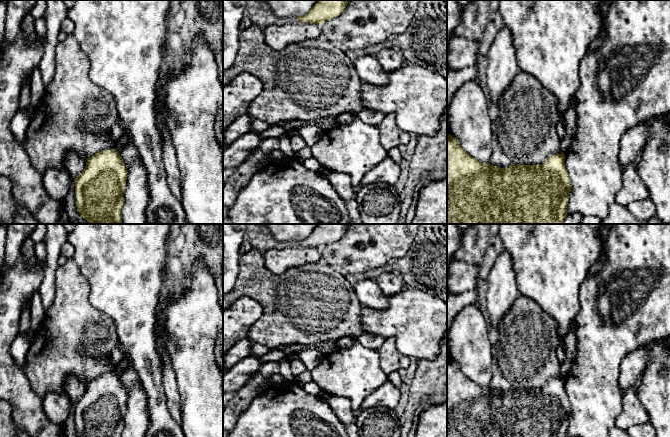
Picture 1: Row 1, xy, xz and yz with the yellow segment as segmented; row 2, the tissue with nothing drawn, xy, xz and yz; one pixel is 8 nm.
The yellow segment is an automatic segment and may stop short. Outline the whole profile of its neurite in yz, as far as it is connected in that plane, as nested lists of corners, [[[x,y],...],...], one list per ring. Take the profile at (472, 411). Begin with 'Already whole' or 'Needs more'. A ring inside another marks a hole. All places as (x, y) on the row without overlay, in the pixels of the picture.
Already whole. [[[447,357],[447,437],[566,437],[571,413],[564,377],[552,379],[539,389],[512,388],[498,392],[477,385]]]

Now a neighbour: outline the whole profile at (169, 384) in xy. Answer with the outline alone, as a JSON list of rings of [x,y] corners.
[[[156,338],[156,350],[162,359],[162,388],[166,395],[168,410],[172,418],[181,423],[181,397],[178,390],[175,374],[170,366],[169,358],[165,352],[164,341]]]

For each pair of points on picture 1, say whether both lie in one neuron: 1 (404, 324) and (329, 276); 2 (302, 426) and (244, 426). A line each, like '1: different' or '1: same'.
1: different
2: same

